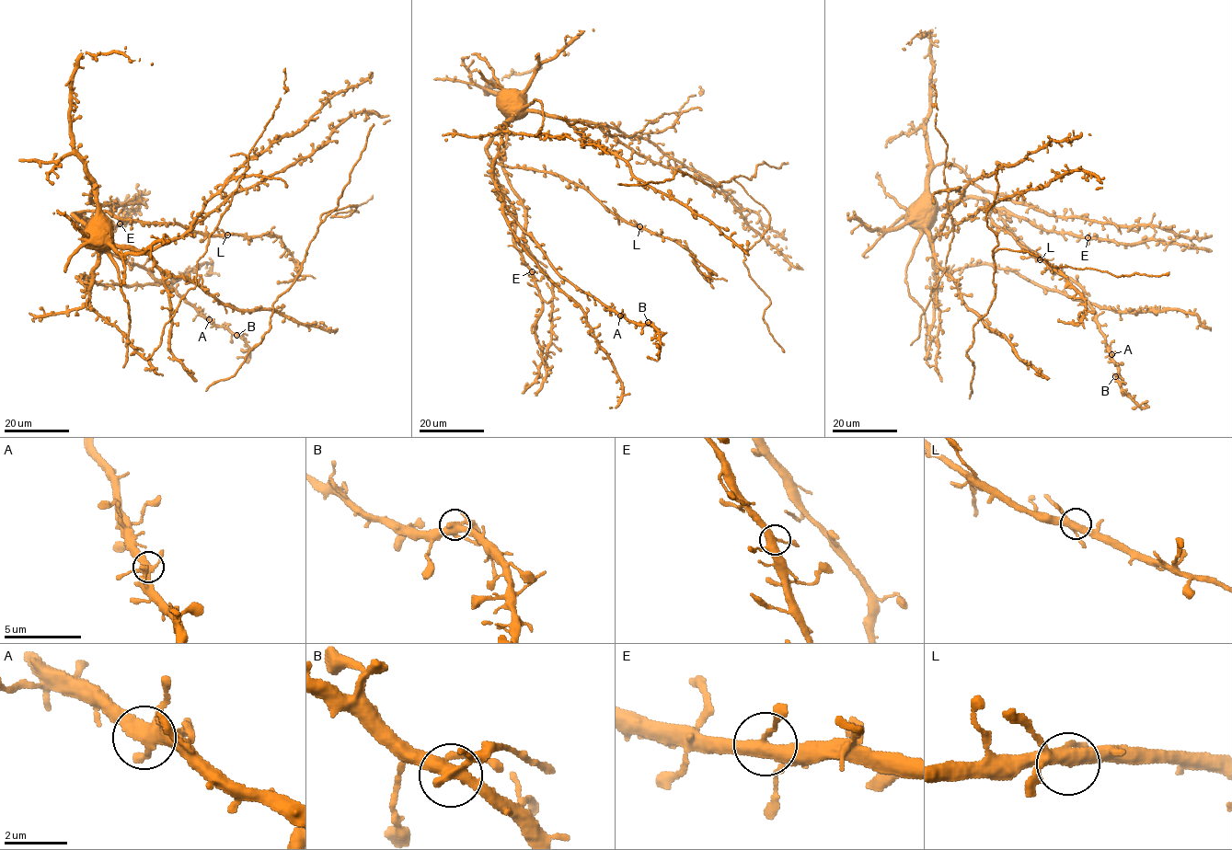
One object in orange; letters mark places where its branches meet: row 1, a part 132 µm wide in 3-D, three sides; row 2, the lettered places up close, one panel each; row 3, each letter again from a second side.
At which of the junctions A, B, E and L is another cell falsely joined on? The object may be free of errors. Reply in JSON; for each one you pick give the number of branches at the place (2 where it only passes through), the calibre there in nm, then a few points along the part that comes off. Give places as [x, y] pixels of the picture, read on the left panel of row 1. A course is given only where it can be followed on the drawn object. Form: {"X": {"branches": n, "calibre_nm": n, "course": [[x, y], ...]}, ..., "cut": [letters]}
{"B": {"branches": 5, "calibre_nm": 360}, "cut": ["B"]}

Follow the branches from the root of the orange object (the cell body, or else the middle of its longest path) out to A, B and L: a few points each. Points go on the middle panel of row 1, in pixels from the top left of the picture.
A: (505, 97), (511, 97), (510, 120), (493, 136), (487, 149), (498, 197), (560, 276), (620, 315)
B: (505, 97), (511, 97), (510, 120), (493, 136), (487, 149), (498, 197), (560, 276), (630, 322), (647, 323)
L: (505, 97), (511, 97), (510, 120), (487, 149), (492, 159), (564, 177), (639, 226)

